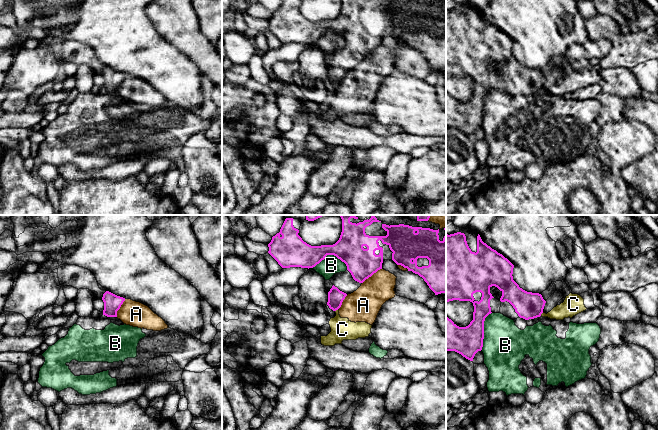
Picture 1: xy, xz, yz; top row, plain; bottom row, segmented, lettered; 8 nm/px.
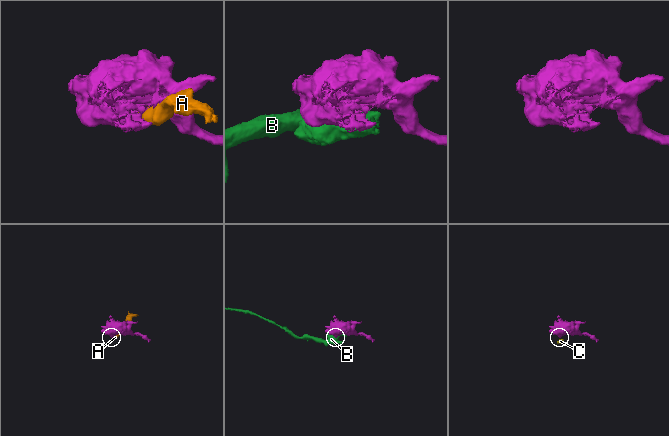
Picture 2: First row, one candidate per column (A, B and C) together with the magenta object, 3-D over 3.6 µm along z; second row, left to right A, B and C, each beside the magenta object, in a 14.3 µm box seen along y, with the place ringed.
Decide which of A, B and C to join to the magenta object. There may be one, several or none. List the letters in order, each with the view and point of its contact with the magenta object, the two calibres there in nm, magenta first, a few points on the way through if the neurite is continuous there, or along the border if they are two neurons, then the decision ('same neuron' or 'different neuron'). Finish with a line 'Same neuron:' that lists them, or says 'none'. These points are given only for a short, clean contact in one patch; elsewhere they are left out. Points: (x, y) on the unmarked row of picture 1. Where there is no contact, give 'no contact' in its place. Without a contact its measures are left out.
A: xz (371, 51) | 240/280 nm | different neuron
B: xz (331, 30) | 240/150 nm | different neuron
C: yz (541, 89) | 220/150 nm | along yz (543, 88), (540, 91) | different neuron
Same neuron: none

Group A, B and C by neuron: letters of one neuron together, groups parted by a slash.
A C / B

